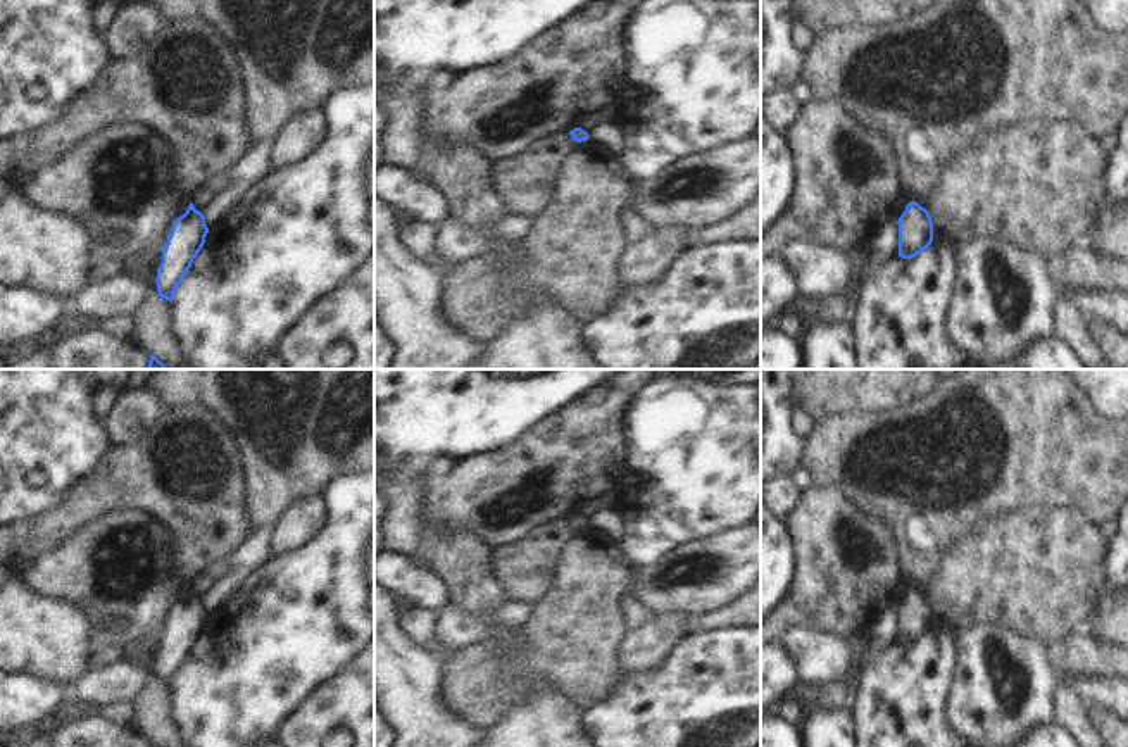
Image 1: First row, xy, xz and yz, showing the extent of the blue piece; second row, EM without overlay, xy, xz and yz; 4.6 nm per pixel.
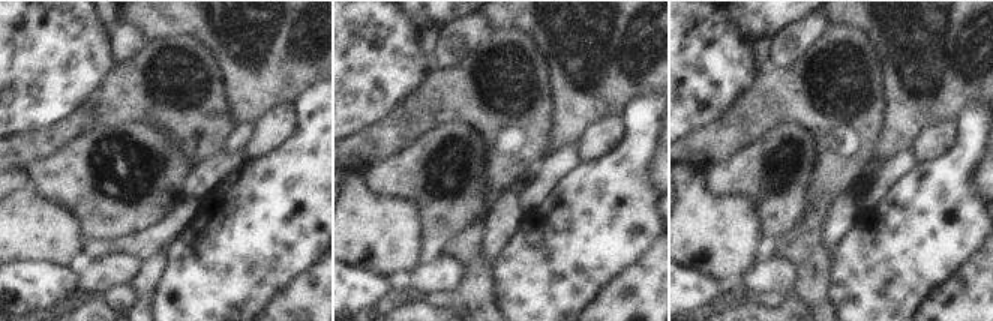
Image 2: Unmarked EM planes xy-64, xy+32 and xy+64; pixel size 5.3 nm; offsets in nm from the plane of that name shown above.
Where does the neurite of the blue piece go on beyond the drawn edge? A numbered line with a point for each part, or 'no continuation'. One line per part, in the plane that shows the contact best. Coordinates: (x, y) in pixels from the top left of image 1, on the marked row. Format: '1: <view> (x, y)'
no continuation

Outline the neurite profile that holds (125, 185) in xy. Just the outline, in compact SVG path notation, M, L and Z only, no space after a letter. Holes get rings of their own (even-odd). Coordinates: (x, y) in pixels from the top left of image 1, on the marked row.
M116 124L22 183L29 200L86 224L95 262L128 261L164 248L172 224L190 205L171 141L145 124Z

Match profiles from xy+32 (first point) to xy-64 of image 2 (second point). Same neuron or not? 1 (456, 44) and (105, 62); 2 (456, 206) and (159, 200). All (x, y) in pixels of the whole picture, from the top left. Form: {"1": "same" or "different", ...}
{"1": "different", "2": "same"}

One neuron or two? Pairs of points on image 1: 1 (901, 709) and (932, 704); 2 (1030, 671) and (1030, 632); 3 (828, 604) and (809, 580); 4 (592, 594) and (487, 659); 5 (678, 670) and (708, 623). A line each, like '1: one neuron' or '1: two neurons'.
1: one neuron
2: two neurons
3: one neuron
4: one neuron
5: two neurons

